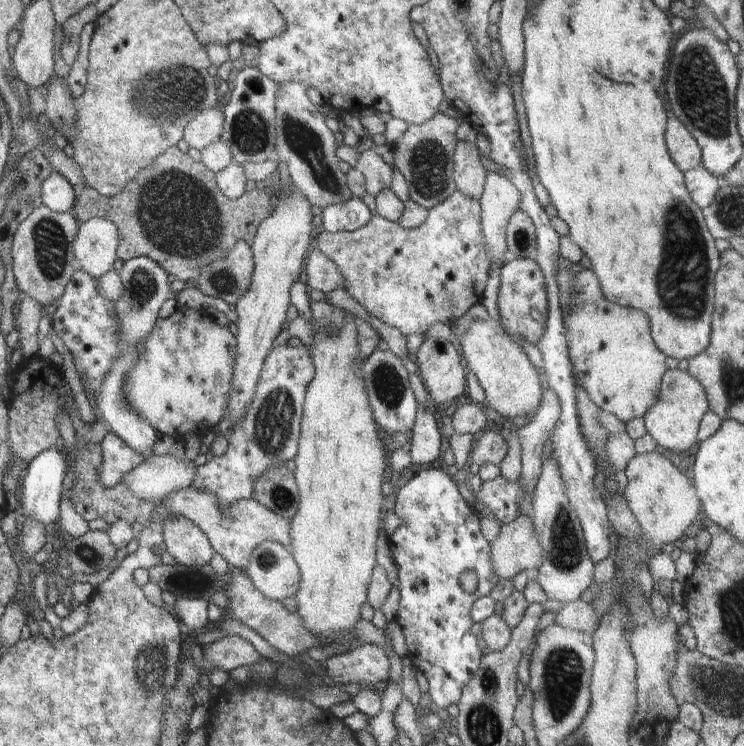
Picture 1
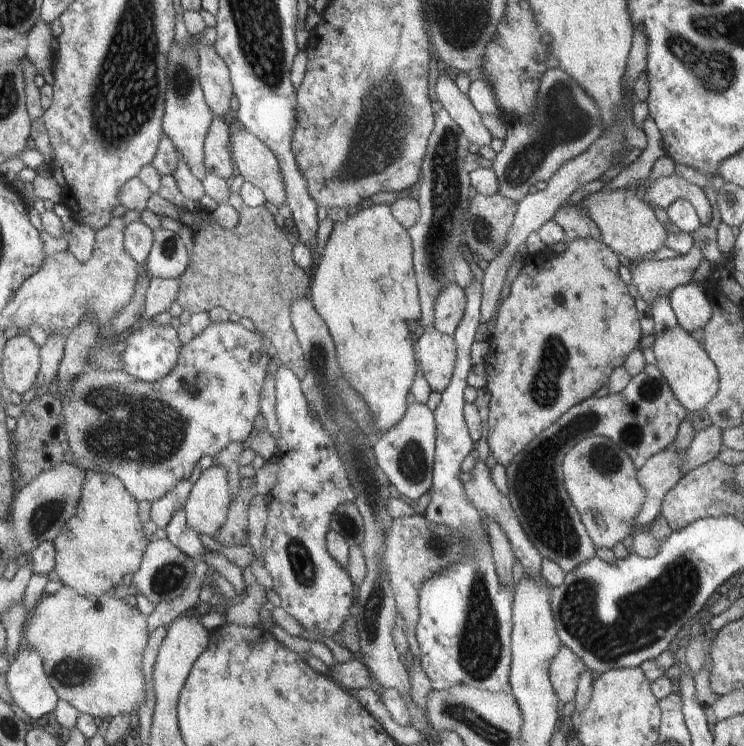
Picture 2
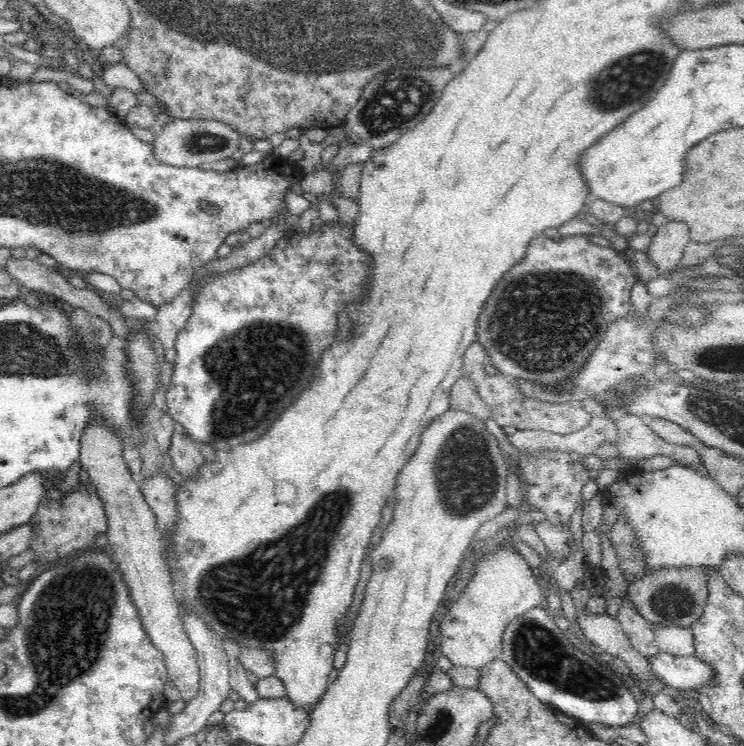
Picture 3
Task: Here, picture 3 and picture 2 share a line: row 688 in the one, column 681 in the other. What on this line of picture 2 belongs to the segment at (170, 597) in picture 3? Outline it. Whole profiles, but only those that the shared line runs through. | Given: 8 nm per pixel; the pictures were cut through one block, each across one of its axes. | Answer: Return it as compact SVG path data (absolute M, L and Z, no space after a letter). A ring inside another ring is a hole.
M680 175L659 177L644 192L643 201L658 208L667 209L678 199L686 199L694 205L702 225L717 220L715 208L710 204L706 193L697 185L688 182Z

